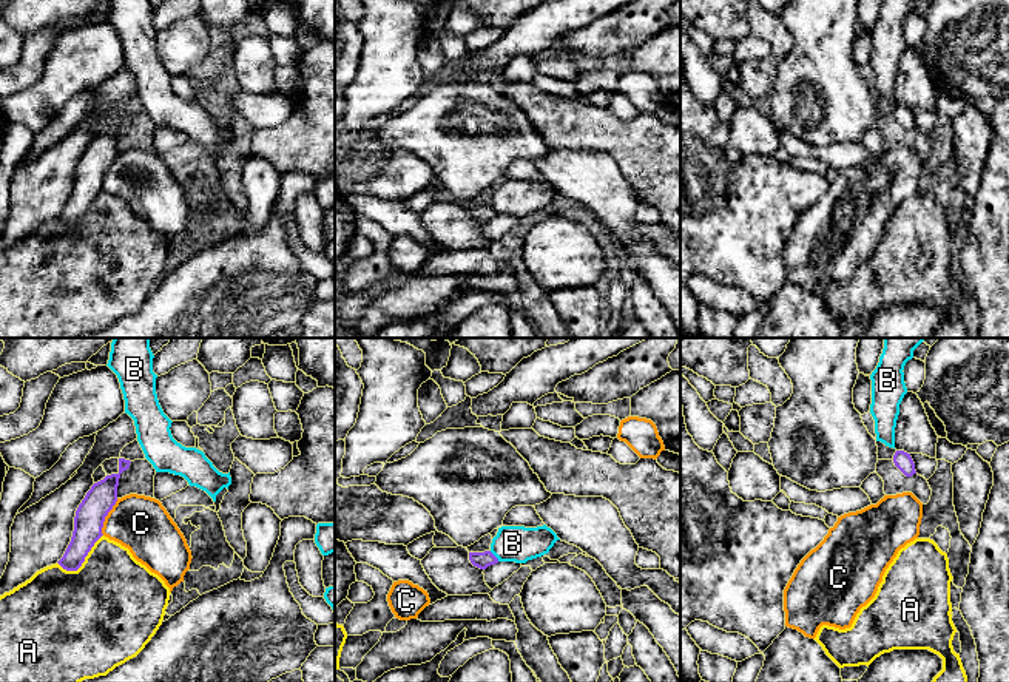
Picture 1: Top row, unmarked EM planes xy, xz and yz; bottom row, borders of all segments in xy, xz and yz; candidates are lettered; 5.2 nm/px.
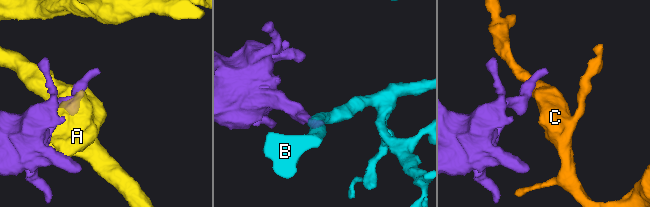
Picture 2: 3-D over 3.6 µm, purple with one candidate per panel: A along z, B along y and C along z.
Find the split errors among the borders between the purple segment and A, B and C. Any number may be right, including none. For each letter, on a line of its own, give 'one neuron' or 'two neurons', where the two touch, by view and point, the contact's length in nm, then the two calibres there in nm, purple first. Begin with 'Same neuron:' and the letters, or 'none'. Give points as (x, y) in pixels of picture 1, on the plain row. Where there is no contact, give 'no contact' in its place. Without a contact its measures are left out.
Same neuron: none
A: two neurons; contact xy (84, 215); length 280 nm; calibres 160 and 480 nm
B: two neurons; contact xz (494, 210); length 80 nm; calibres 90 and 190 nm
C: two neurons; contact xy (105, 170); length 200 nm; calibres 160 and 300 nm

